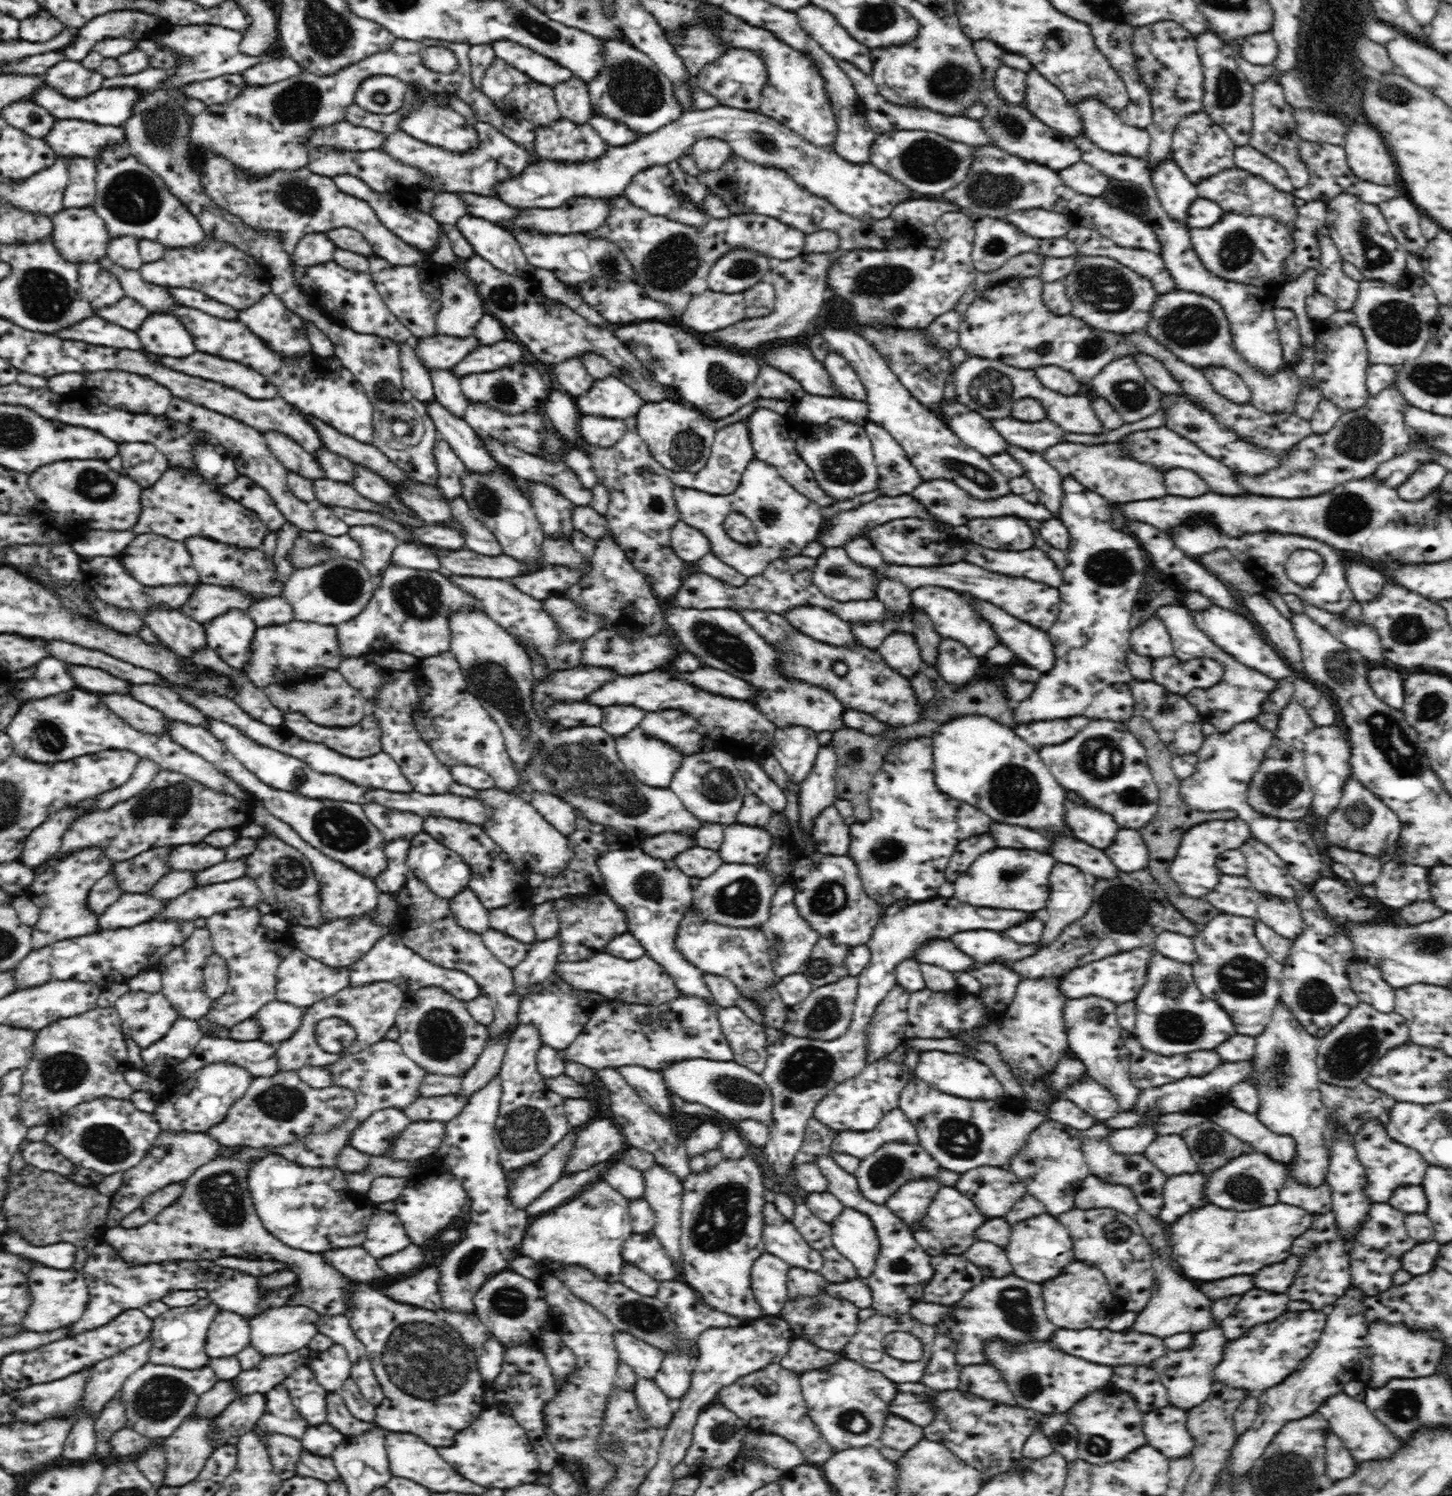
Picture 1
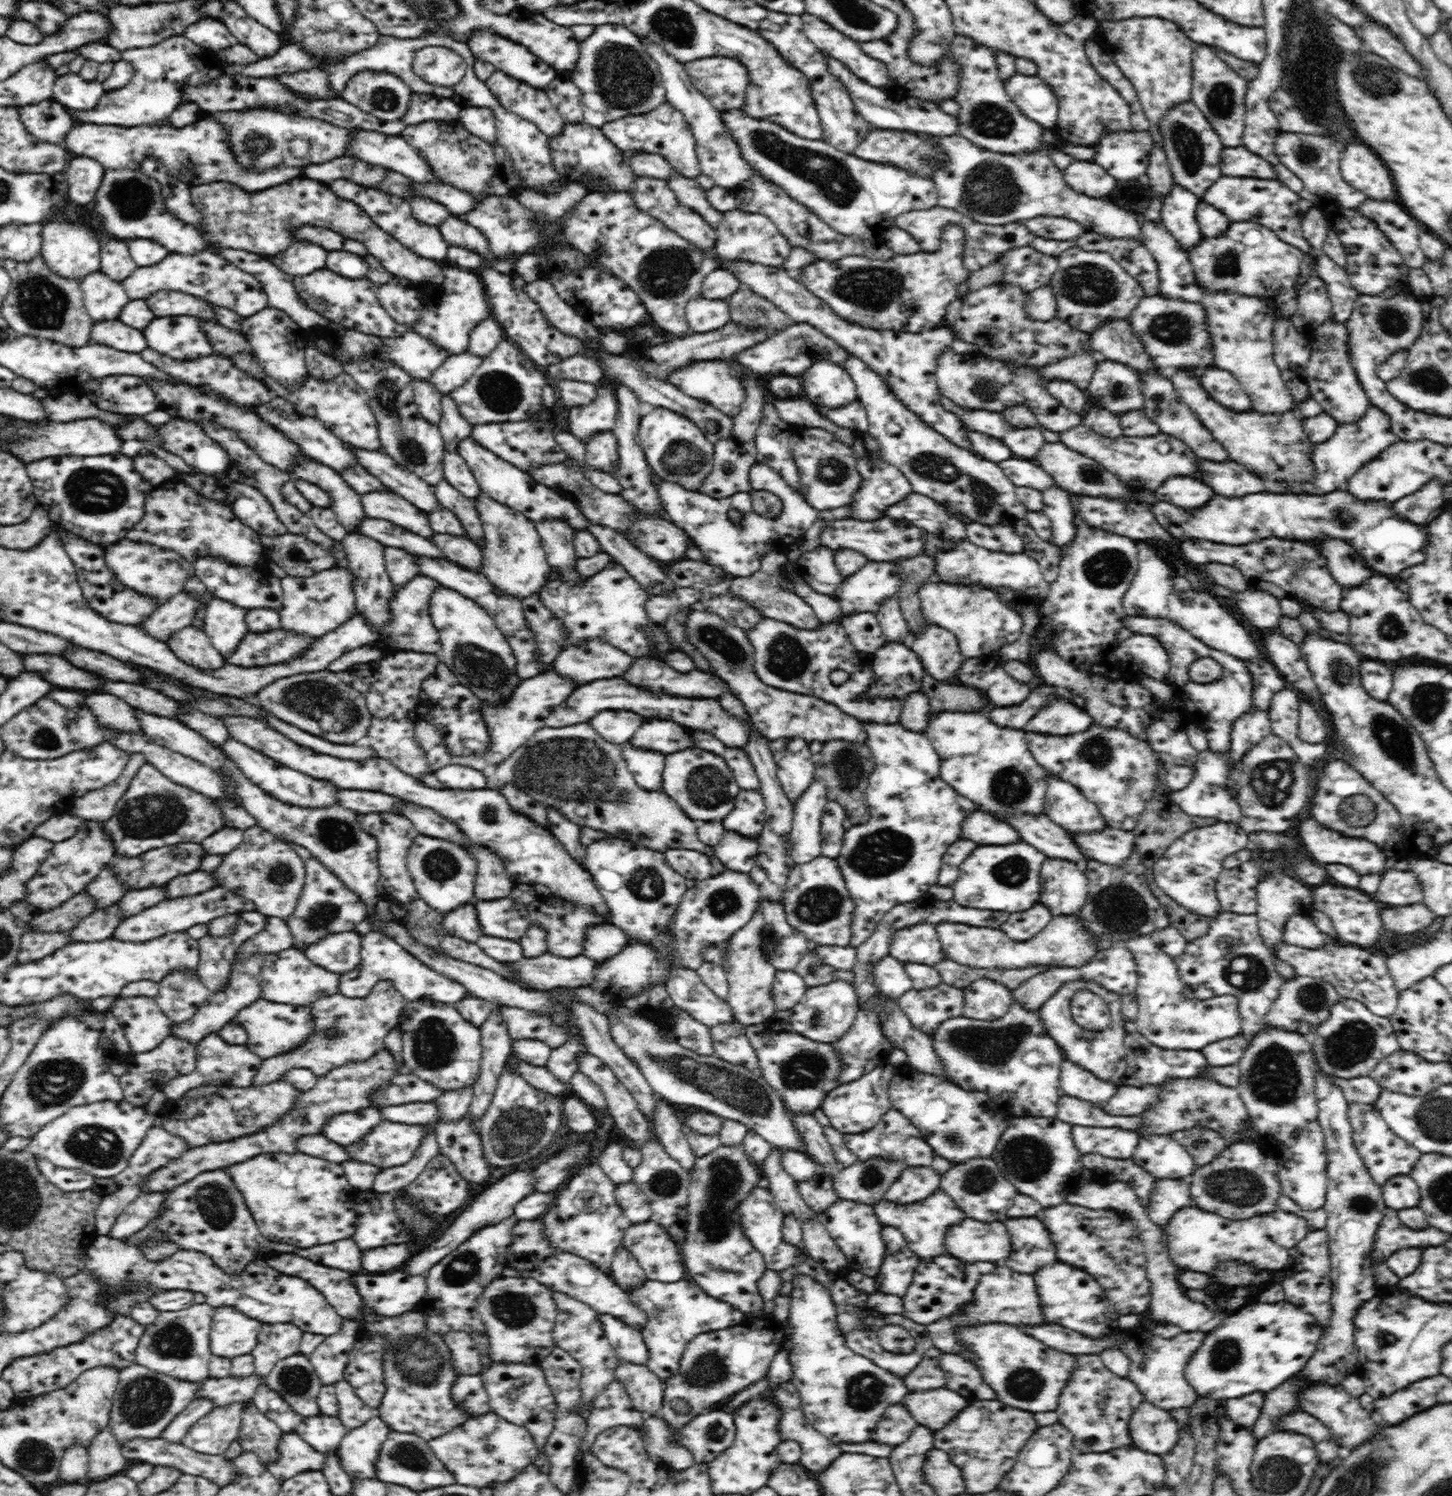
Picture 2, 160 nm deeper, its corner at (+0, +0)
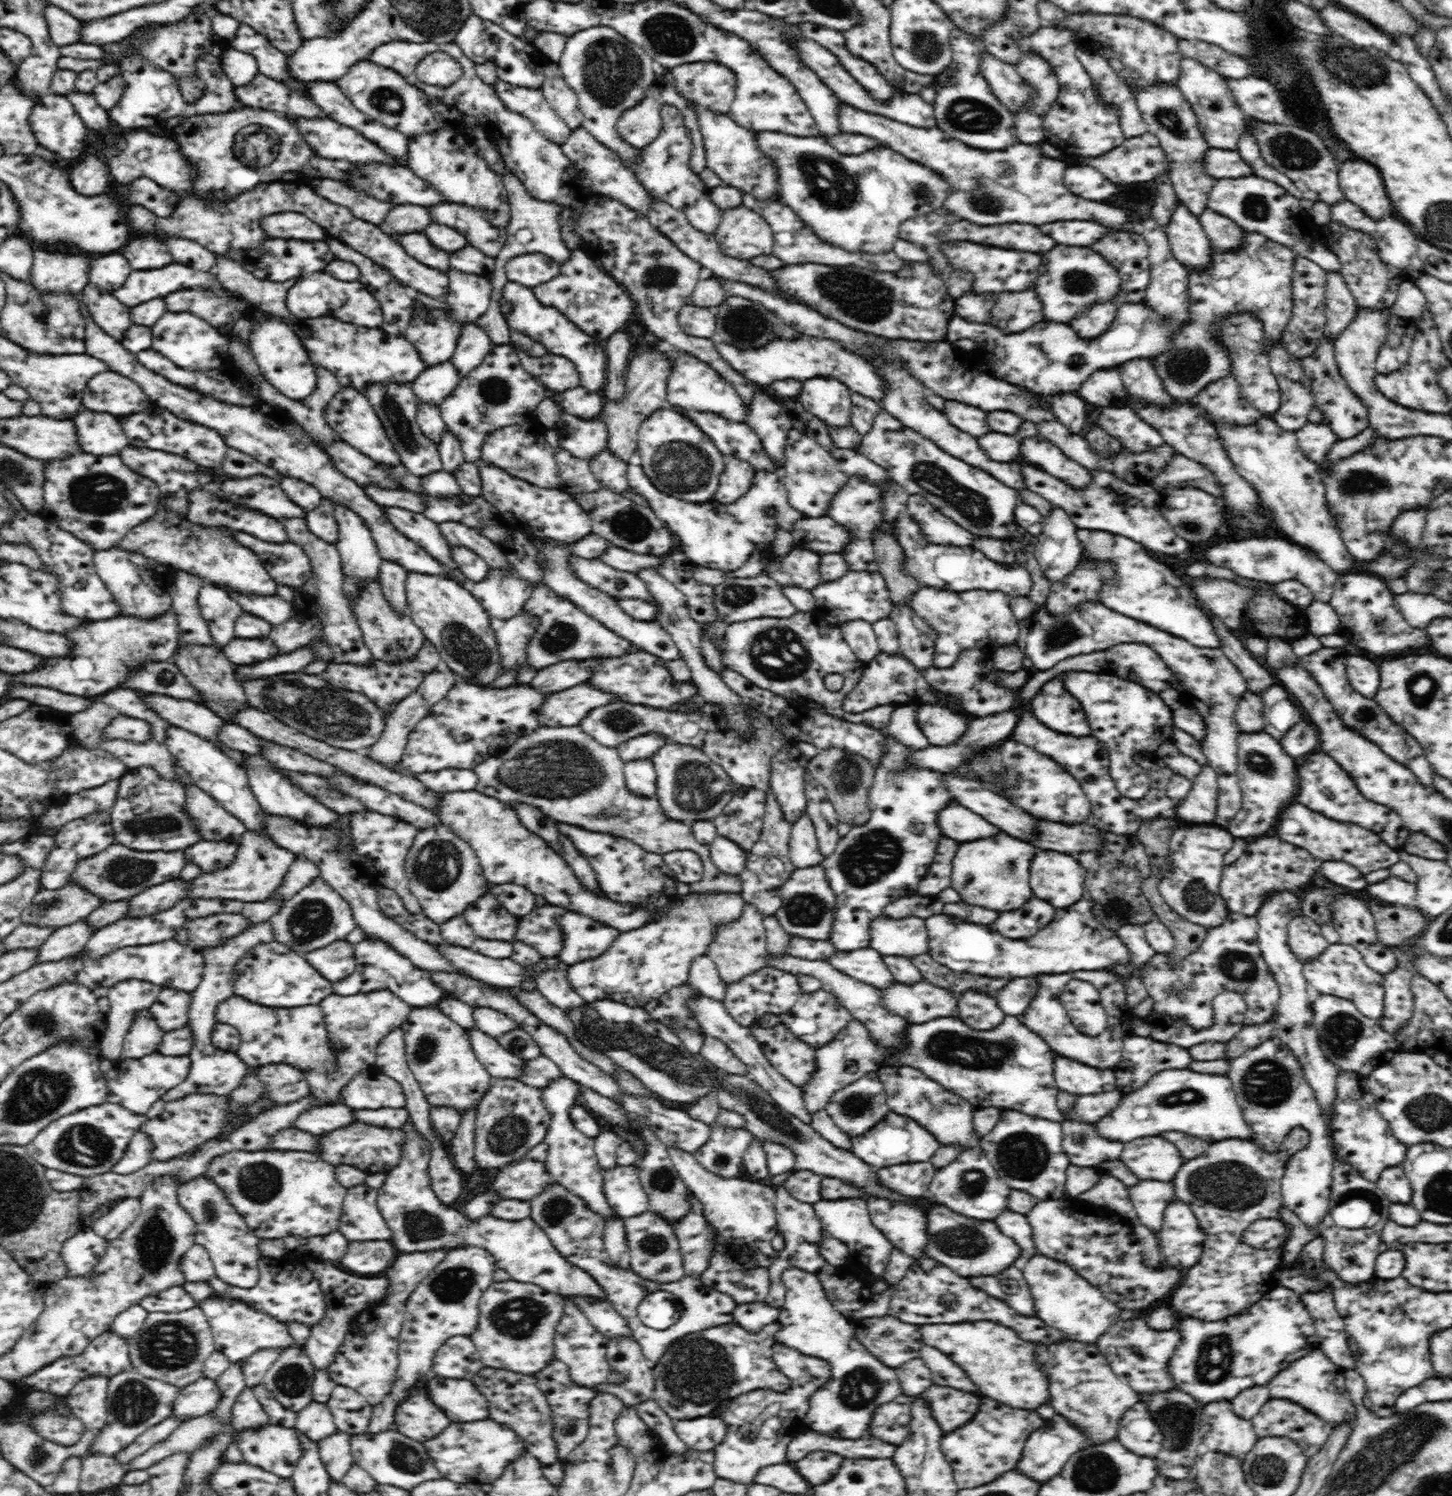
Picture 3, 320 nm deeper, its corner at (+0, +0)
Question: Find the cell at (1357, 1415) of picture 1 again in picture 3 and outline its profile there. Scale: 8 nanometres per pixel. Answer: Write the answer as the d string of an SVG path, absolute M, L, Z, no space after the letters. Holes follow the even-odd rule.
M1318 1348L1311 1350L1292 1362L1288 1368L1278 1372L1274 1378L1270 1379L1267 1389L1272 1399L1294 1400L1301 1407L1308 1408L1308 1411L1330 1423L1332 1428L1344 1424L1353 1428L1357 1410L1350 1393L1346 1390L1344 1371L1341 1366L1334 1366L1324 1351Z

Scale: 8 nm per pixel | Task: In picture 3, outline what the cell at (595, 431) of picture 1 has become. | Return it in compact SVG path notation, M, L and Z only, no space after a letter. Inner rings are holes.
M606 448L598 452L594 458L590 458L589 465L592 474L601 484L601 488L610 490L616 494L621 494L629 489L627 481L628 463L620 460L613 452Z

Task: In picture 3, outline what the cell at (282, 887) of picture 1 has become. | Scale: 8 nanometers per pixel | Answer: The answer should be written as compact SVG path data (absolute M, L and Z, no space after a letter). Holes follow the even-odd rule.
M246 831L237 844L238 854L230 866L202 874L196 880L187 881L186 899L188 898L222 898L226 900L241 900L242 902L263 901L270 898L275 890L282 884L283 876L288 872L296 854L282 848L263 834Z

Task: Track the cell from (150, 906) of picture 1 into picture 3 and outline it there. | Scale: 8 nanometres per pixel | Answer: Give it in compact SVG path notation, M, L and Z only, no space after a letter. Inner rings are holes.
M86 920L58 928L37 947L35 962L58 962L62 958L76 955L95 932Z

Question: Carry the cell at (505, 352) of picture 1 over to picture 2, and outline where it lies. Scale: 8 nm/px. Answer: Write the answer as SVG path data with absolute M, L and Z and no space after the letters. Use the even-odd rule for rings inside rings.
M468 351L457 355L448 355L448 358L427 380L432 388L435 388L441 395L449 394L455 388L462 386L474 374L482 361L482 356L474 356Z

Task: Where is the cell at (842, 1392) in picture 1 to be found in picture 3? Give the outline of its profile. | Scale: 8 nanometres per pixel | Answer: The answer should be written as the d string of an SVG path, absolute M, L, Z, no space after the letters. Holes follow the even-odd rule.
M792 1268L784 1271L781 1279L785 1286L785 1301L779 1308L778 1322L780 1328L775 1334L775 1342L794 1348L802 1355L826 1360L832 1366L830 1368L832 1378L824 1386L818 1388L809 1400L810 1410L808 1410L808 1416L806 1416L806 1424L812 1430L828 1434L828 1436L862 1438L864 1432L870 1430L870 1420L872 1420L874 1410L880 1404L894 1400L898 1396L898 1392L902 1394L896 1372L892 1368L884 1366L855 1336L852 1338L852 1321L835 1309L814 1273Z

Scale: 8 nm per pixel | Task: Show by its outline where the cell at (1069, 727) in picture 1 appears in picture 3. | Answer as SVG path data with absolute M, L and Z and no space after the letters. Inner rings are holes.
M1060 676L1046 682L1032 700L1032 714L1048 728L1074 736L1090 736L1090 726L1080 702L1068 694Z

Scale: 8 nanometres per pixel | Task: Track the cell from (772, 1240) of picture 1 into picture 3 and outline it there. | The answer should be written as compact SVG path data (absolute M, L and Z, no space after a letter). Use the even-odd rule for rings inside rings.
M669 1148L672 1164L688 1191L700 1200L707 1221L719 1232L723 1240L734 1247L755 1255L758 1268L768 1269L778 1258L779 1251L774 1250L771 1240L778 1232L775 1215L775 1189L768 1183L757 1180L724 1178L704 1169L693 1156L680 1149Z

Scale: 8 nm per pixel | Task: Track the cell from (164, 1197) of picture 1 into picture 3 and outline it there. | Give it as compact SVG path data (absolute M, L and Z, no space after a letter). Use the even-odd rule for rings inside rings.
M140 1198L122 1199L88 1227L107 1241L114 1240L136 1220L141 1206Z

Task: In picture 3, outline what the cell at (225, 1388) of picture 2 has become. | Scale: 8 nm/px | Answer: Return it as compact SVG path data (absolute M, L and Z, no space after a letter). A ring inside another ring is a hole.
M200 1376L192 1384L182 1387L177 1397L171 1416L184 1421L211 1413L222 1400L215 1379L206 1376Z

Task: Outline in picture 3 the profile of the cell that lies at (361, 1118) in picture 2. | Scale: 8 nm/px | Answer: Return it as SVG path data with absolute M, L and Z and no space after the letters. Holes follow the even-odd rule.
M342 1102L310 1107L298 1117L294 1127L318 1138L340 1128L348 1128L348 1124L354 1122L358 1121L353 1115L353 1109Z

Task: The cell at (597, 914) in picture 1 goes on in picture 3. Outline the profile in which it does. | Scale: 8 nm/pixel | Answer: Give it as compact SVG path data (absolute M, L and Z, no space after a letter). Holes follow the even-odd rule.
M548 902L520 917L515 940L533 946L543 958L555 957L563 947L560 918L568 911Z

